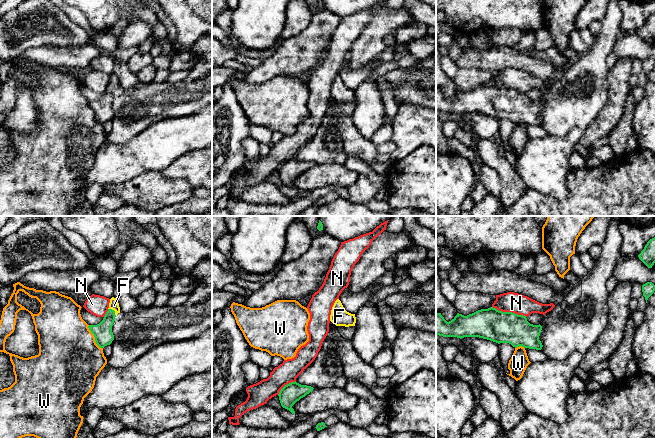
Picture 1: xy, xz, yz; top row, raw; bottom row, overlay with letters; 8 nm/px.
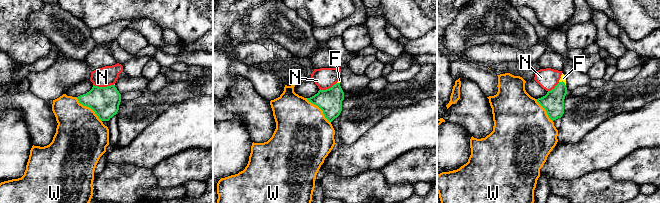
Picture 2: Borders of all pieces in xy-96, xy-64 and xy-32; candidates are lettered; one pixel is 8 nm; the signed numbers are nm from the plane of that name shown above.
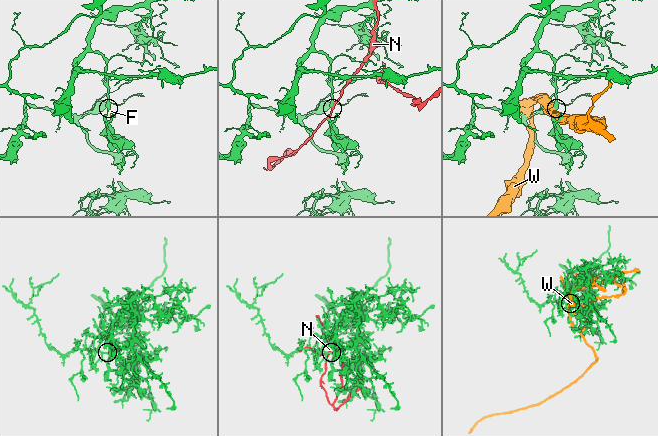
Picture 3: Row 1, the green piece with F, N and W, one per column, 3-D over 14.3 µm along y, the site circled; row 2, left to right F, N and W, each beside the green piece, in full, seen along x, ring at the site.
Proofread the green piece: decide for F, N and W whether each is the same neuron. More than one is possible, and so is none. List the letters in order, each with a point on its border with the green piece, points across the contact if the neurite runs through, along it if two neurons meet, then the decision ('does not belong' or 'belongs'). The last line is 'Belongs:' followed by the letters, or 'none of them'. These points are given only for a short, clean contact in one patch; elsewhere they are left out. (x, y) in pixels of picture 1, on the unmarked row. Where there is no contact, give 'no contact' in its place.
F: meets green in xy at (113, 86); runs through xy (103, 110), (104, 103), (113, 86), (114, 81); belongs
N: meets green in yz at (509, 88); does not belong
W: meets green in xy at (94, 112); does not belong
Belongs: F

